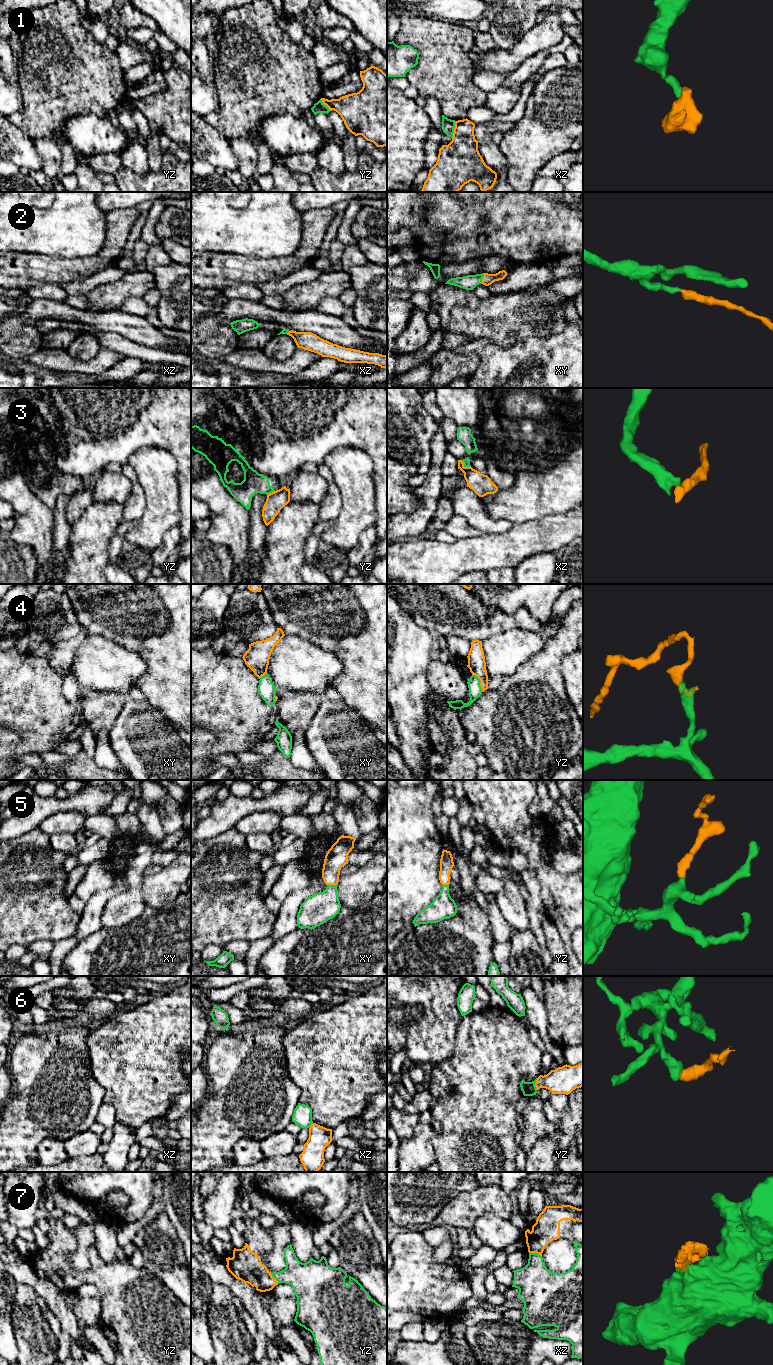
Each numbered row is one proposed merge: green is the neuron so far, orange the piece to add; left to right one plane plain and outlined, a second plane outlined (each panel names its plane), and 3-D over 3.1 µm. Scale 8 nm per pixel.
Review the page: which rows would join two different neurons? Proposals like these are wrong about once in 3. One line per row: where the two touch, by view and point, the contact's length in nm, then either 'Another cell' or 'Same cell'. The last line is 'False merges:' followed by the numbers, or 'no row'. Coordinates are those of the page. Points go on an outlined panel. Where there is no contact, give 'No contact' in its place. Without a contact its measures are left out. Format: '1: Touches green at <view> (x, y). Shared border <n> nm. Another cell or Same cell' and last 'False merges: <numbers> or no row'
1: Touches green at xz (453, 129). Shared border 140 nm. Another cell
2: Touches green at xy (482, 278). Shared border 90 nm. Same cell
3: Touches green at xz (465, 466). Shared border 100 nm. Another cell
4: Touches green at yz (479, 682). Shared border 170 nm. Another cell
5: Touches green at xy (332, 885). Shared border 80 nm. Same cell
6: Touches green at yz (534, 1084). Shared border 100 nm. Another cell
7: Touches green at xz (535, 1253). Shared border 110 nm. Same cell
False merges: 1, 3, 4, 6

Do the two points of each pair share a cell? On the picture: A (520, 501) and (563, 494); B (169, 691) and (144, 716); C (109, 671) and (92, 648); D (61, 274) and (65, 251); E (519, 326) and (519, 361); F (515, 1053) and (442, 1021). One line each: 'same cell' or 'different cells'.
A: same cell
B: different cells
C: same cell
D: different cells
E: different cells
F: different cells

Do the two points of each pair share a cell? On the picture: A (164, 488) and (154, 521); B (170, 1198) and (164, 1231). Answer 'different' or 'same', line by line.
A: same
B: different

